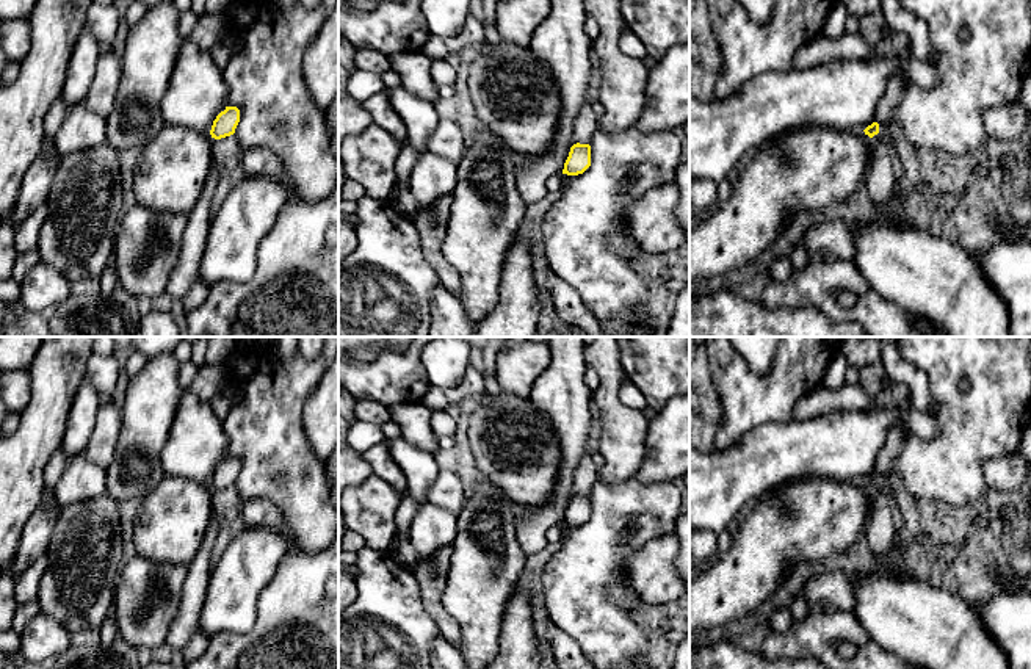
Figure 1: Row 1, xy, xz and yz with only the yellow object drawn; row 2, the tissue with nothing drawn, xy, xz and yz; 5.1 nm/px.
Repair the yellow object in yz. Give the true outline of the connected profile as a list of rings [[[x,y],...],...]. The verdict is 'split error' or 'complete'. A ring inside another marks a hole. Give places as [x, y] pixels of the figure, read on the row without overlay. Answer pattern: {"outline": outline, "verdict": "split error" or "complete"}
{"outline": [[[873,473],[863,483],[871,489],[873,500],[873,514],[866,526],[868,547],[876,561],[873,567],[885,570],[887,567],[882,564],[882,559],[893,545],[896,534],[895,520],[888,500],[879,486],[879,475]]], "verdict": "split error"}

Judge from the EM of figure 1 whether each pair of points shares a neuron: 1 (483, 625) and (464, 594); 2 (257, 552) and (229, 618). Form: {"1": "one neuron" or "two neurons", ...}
{"1": "one neuron", "2": "one neuron"}

